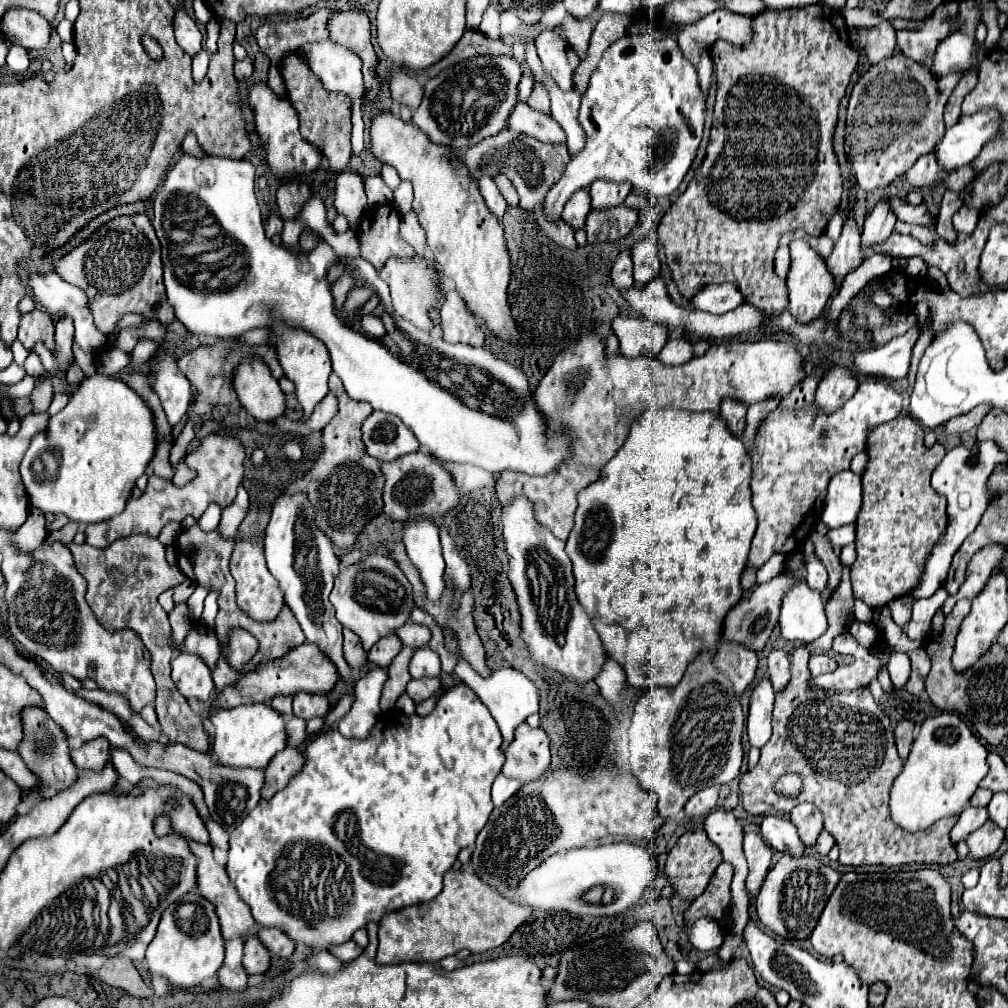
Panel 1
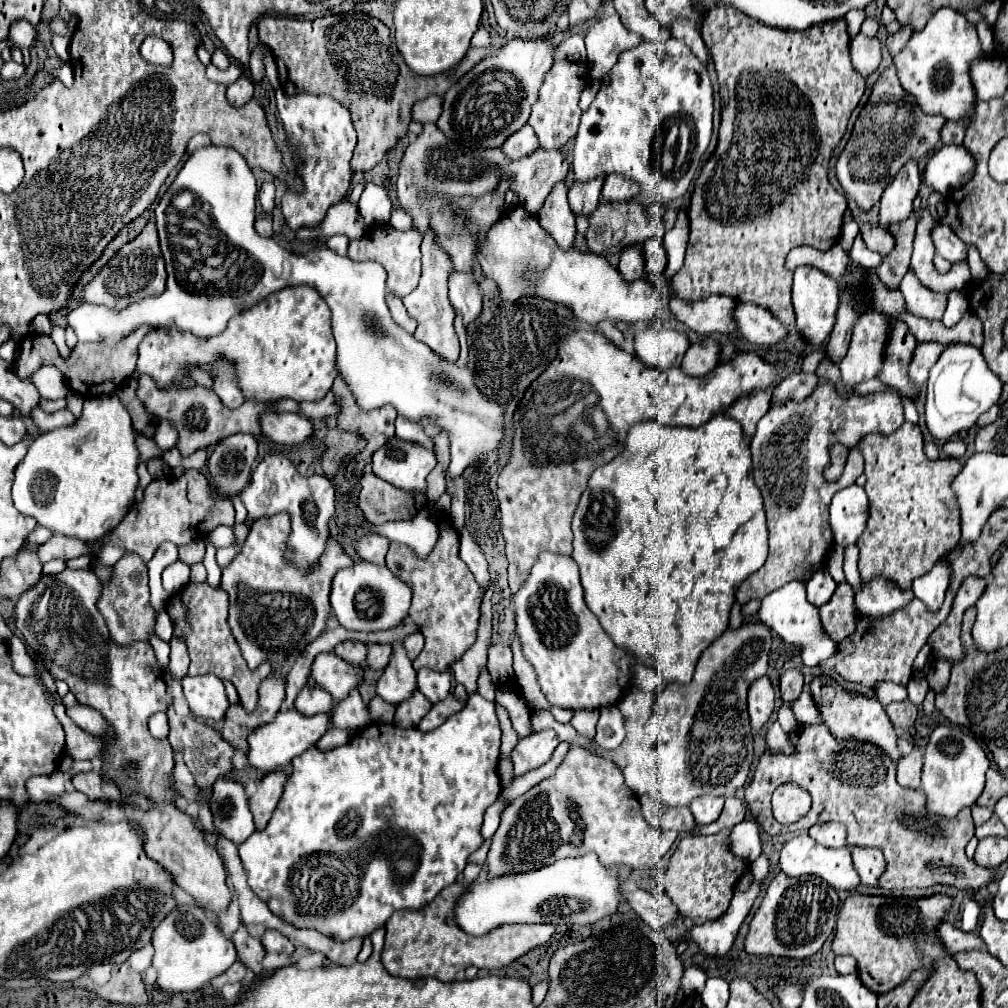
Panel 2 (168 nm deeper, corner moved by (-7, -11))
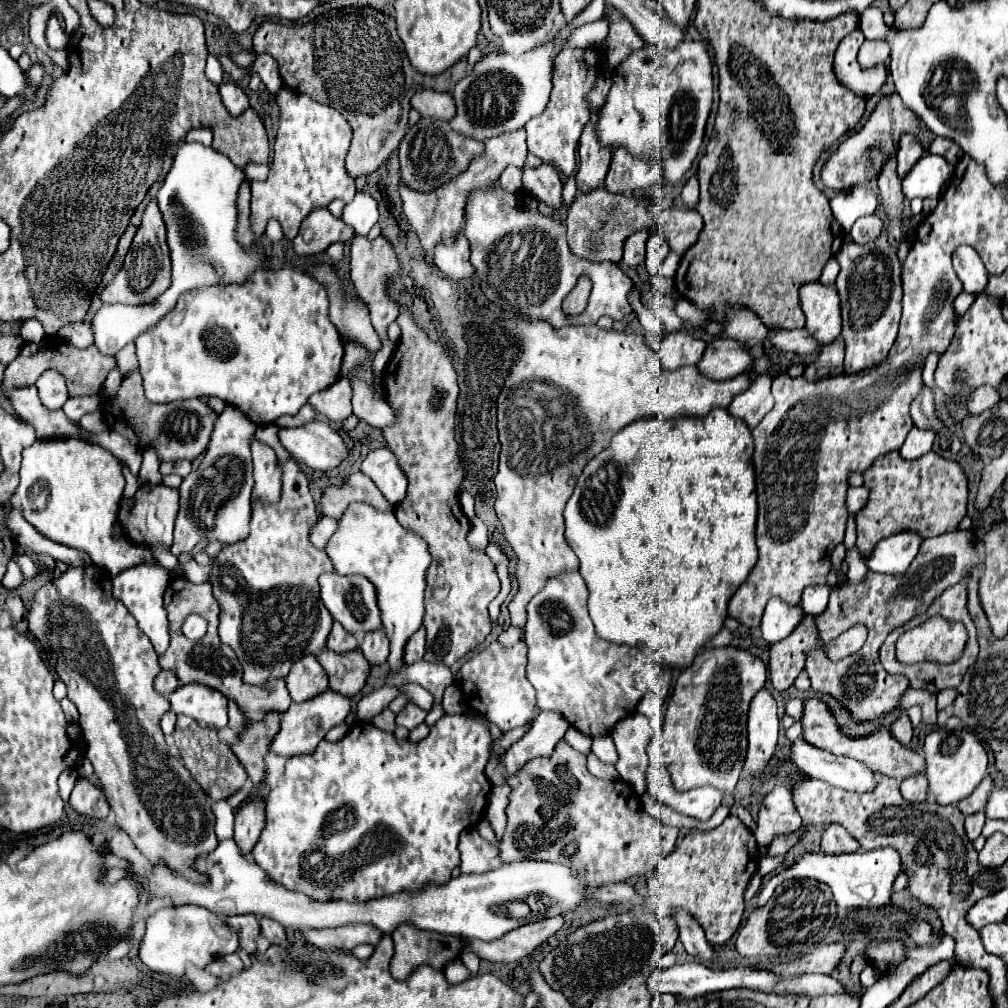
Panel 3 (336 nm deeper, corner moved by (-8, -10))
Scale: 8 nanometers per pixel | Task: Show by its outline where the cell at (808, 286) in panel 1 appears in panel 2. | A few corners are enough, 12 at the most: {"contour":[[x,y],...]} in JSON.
{"contour":[[796,267],[796,329],[824,345],[840,305],[838,281]]}

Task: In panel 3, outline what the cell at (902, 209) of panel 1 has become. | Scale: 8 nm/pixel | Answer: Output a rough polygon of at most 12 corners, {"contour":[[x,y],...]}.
{"contour":[[963,244],[953,254],[953,268],[963,290],[979,294],[987,270],[979,254]]}

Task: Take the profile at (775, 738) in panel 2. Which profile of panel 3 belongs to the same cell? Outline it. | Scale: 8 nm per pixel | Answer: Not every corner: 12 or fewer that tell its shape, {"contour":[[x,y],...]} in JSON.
{"contour":[[791,744],[791,760],[811,778],[853,792],[873,790],[873,772],[847,756]]}

